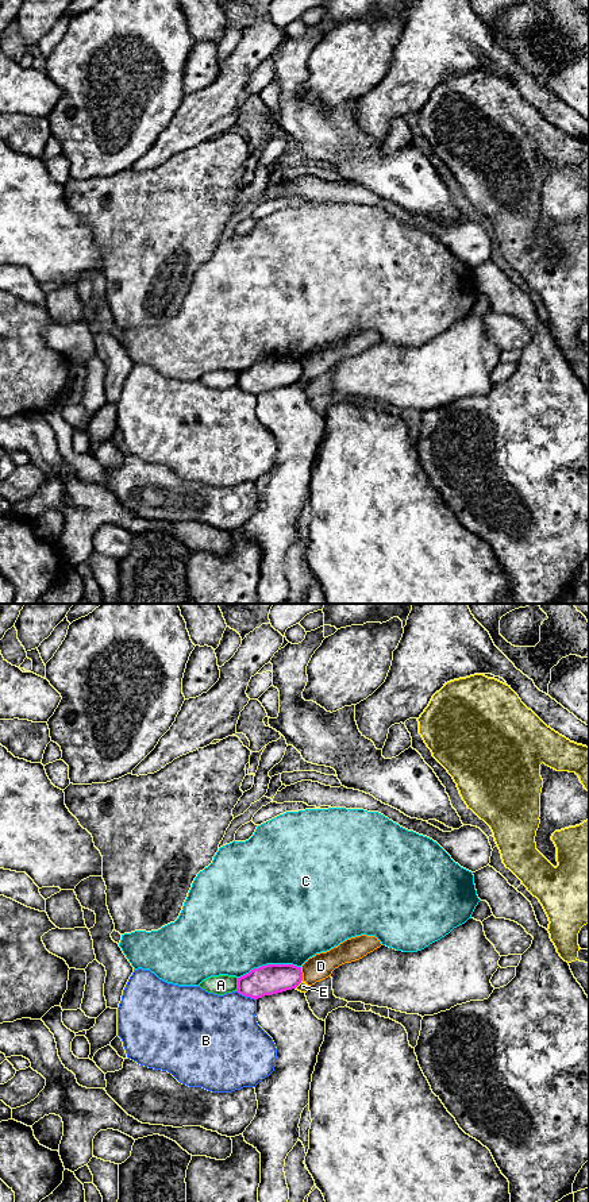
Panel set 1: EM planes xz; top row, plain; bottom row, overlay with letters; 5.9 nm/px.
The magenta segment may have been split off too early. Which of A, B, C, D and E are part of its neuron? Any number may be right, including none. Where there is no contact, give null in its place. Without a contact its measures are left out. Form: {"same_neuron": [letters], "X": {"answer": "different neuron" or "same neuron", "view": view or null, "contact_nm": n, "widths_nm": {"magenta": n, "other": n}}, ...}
{"same_neuron": [], "A": {"answer": "different neuron", "view": "xz", "contact_nm": 80, "widths_nm": {"magenta": 180, "other": 120}}, "B": {"answer": "different neuron", "view": "xz", "contact_nm": 130, "widths_nm": {"magenta": 180, "other": 420}}, "C": {"answer": "different neuron", "view": "xz", "contact_nm": 380, "widths_nm": {"magenta": 180, "other": 500}}, "D": {"answer": "different neuron", "view": "xz", "contact_nm": 80, "widths_nm": {"magenta": 180, "other": 150}}, "E": {"answer": "different neuron", "view": "xz", "contact_nm": 70, "widths_nm": {"magenta": 180, "other": 60}}}

